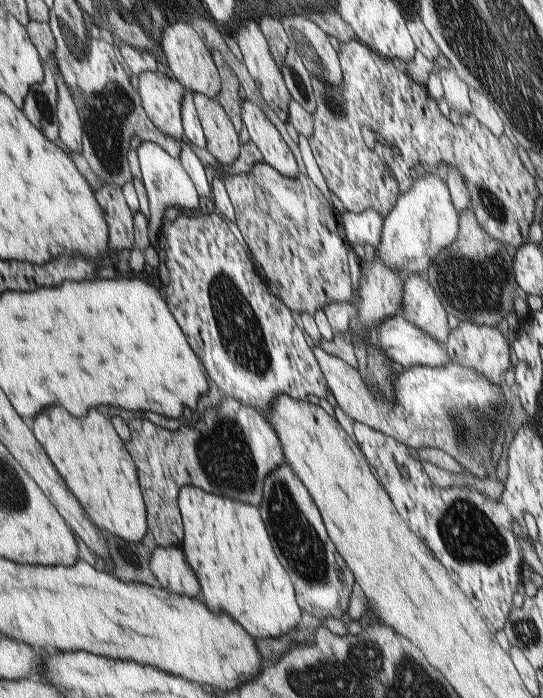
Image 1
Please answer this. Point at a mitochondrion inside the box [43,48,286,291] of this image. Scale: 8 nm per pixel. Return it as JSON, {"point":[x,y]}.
{"point":[108,111]}

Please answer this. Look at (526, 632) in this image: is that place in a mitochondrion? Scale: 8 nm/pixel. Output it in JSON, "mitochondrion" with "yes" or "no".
{"mitochondrion":"yes"}

